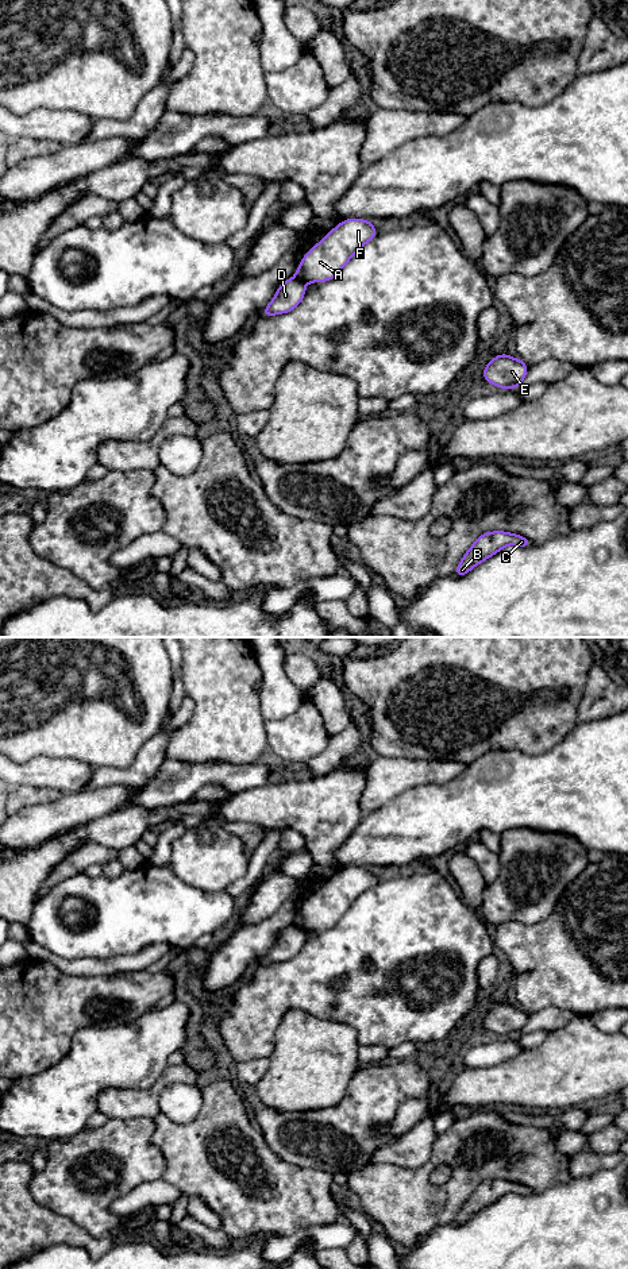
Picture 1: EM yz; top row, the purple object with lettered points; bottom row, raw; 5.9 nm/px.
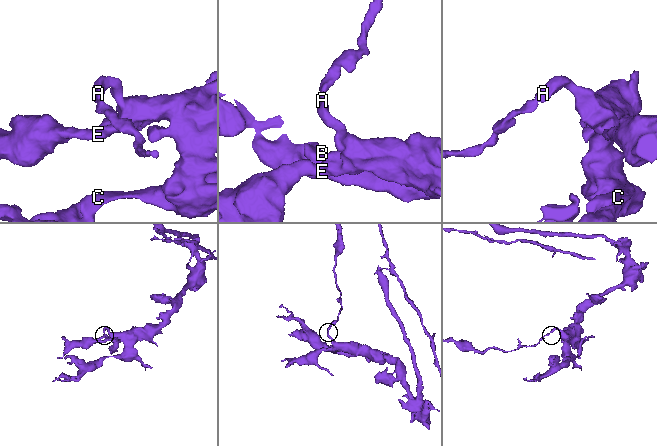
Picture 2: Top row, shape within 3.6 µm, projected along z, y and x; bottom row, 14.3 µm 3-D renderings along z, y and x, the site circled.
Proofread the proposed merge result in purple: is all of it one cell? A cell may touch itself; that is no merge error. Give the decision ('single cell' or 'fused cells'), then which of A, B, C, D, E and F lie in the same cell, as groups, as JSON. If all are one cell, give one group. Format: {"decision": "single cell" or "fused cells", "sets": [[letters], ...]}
{"decision": "fused cells", "sets": [["A", "B", "C", "E", "F"], ["D"]]}

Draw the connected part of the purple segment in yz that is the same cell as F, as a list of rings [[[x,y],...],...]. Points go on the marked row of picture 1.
[[[347,219],[339,223],[305,254],[296,277],[304,282],[332,279],[354,254],[377,235],[377,230],[369,220]]]

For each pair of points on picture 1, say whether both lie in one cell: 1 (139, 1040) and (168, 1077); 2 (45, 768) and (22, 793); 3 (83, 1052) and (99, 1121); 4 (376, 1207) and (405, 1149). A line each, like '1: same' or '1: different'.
1: different
2: different
3: different
4: different

